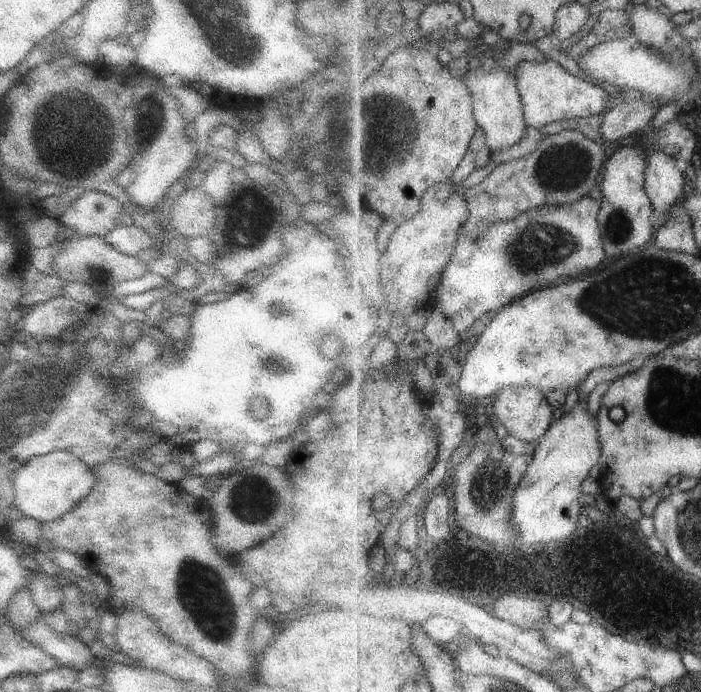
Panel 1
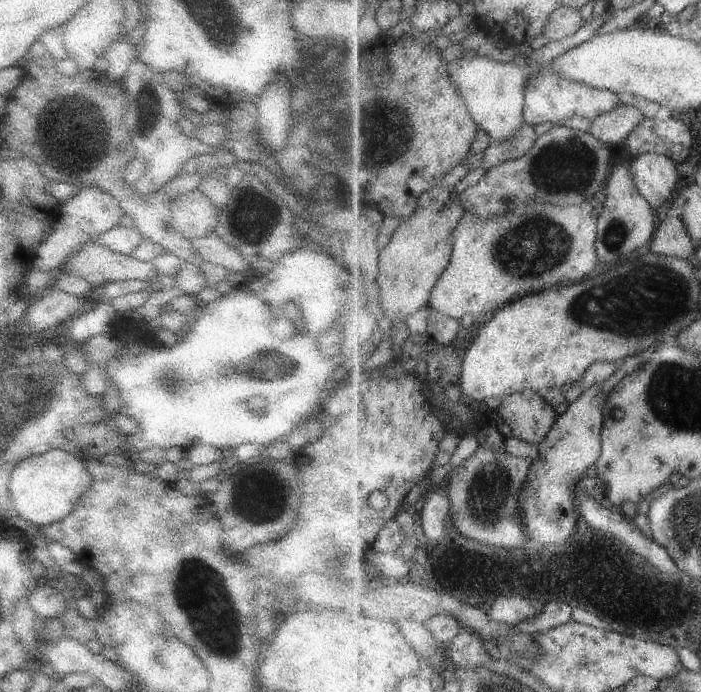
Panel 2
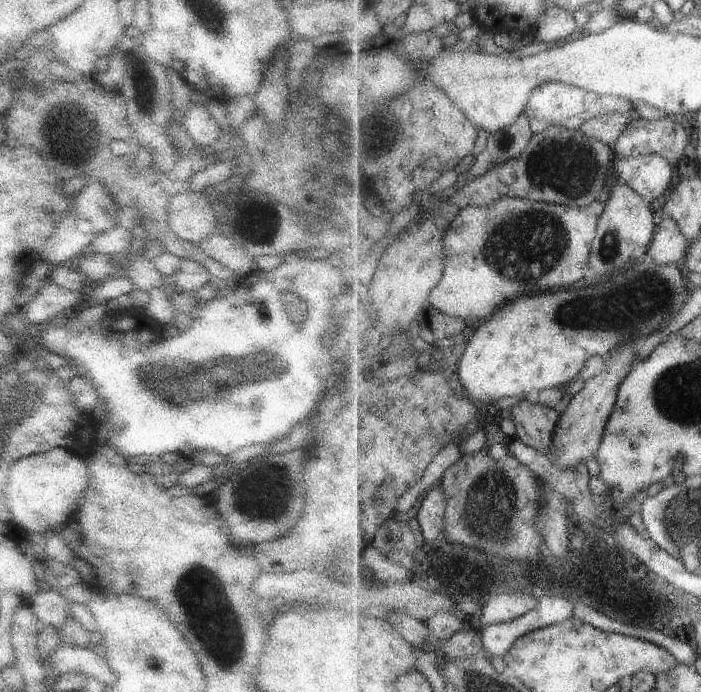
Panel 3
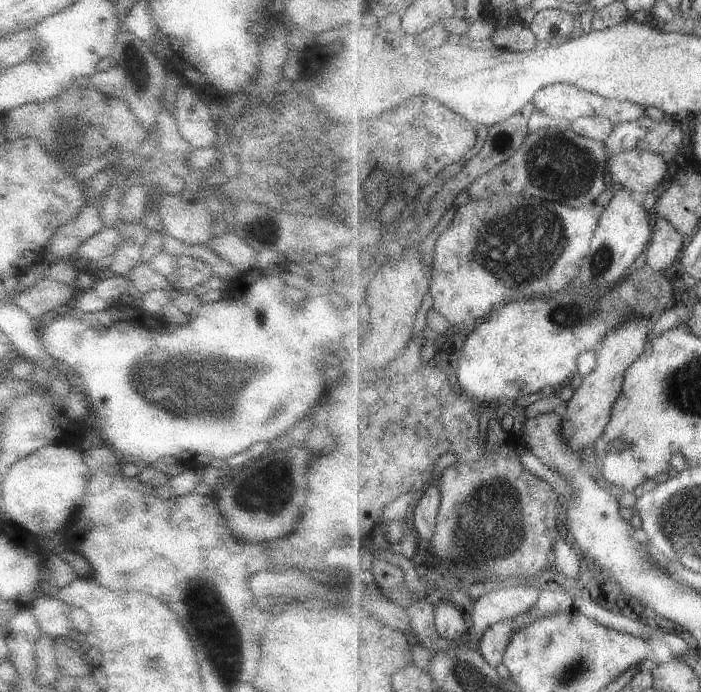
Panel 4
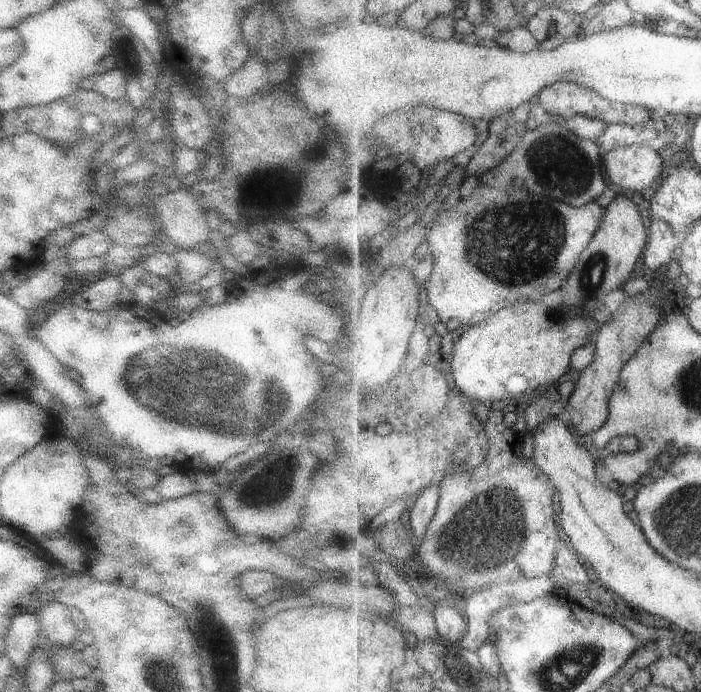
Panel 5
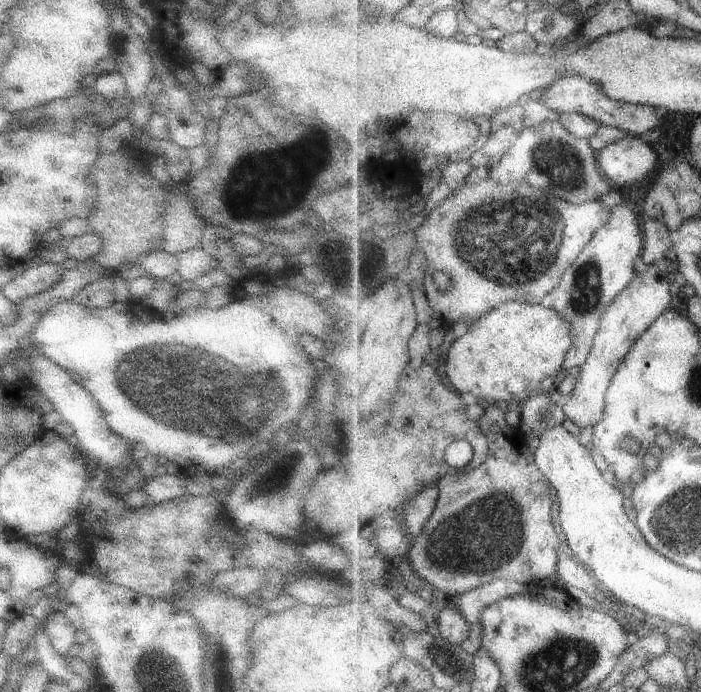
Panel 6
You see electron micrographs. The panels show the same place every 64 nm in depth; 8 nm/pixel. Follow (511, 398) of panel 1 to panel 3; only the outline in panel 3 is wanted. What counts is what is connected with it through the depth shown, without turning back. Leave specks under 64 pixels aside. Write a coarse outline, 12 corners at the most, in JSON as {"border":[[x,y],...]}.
{"border":[[522,398],[505,411],[516,435],[550,455],[563,414]]}

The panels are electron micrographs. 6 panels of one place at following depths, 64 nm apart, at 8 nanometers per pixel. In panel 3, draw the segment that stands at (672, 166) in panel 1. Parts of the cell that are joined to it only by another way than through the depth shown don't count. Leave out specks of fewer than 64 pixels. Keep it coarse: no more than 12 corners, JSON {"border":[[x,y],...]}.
{"border":[[658,153],[614,159],[617,178],[650,204],[674,178]]}

